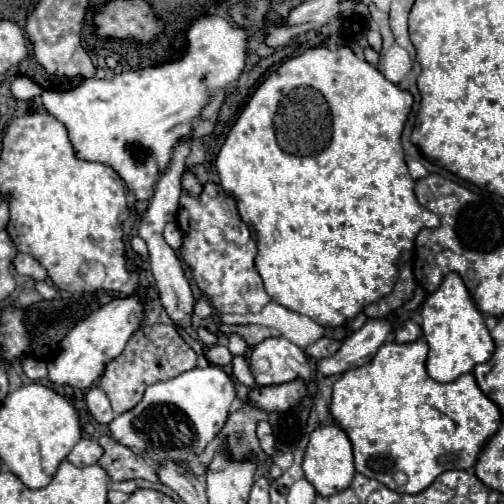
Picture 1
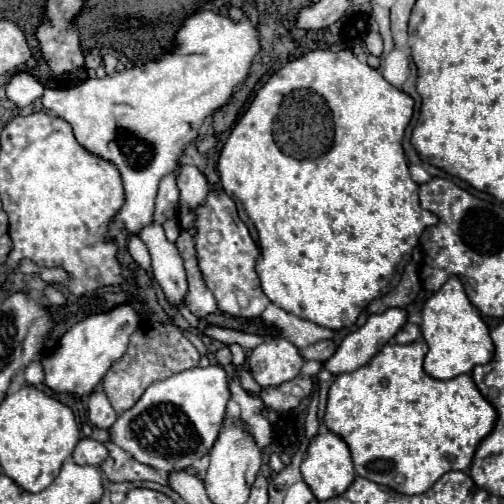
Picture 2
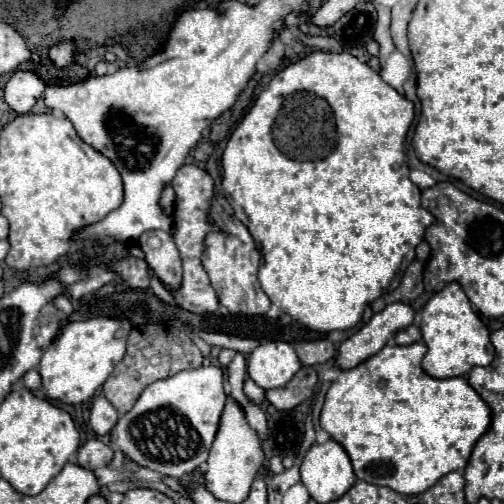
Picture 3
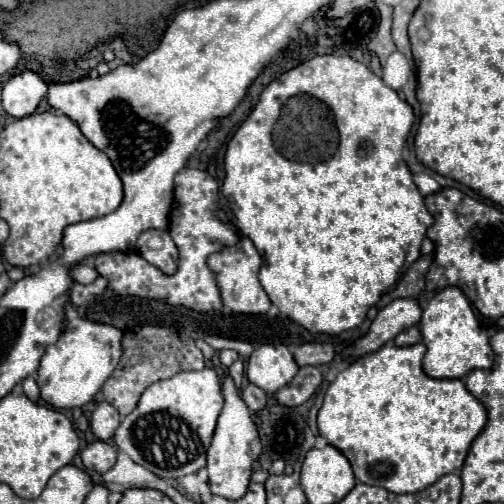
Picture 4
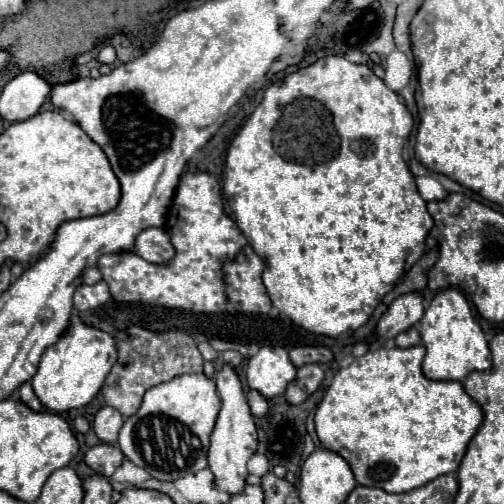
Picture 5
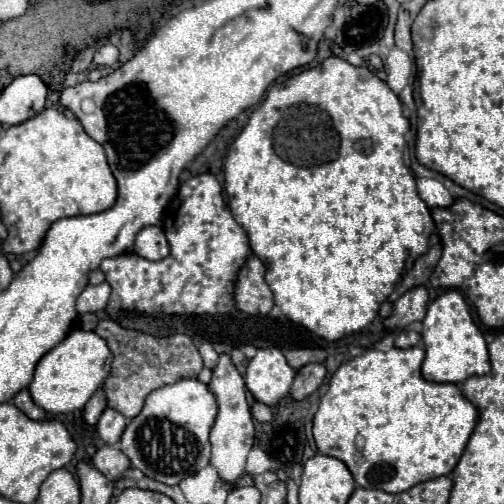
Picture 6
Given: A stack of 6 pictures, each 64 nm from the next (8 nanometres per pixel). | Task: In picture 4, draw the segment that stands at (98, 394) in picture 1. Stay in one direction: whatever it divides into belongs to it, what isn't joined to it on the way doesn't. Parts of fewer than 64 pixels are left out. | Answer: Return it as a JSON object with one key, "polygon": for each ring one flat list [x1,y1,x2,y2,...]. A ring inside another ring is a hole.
{"polygon":[[100,402,90,418,90,428,98,440,110,440,120,426,120,414,108,402]]}

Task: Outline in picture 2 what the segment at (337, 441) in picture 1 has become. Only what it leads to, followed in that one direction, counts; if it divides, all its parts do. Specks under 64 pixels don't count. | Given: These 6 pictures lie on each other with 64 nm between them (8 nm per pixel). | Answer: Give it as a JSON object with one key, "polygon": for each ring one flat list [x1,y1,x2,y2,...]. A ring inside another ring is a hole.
{"polygon":[[326,432,324,436,314,436,310,442,310,448,304,456,304,462,300,466,302,478,308,484,308,488,312,490,312,494,318,500,328,500,332,496,340,496,348,490,348,486,352,484,352,480,356,478,354,472,354,464,352,464,352,456,350,450,346,446,344,440,340,440,340,436]]}

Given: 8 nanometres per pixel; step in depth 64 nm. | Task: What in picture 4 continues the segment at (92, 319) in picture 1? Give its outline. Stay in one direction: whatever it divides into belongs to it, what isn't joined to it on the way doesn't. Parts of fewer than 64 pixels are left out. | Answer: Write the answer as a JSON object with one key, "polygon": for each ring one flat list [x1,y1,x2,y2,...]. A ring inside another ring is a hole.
{"polygon":[[71,302,65,306,65,319,64,332,60,334,58,342,46,348,36,376,40,396,52,408,76,408,88,404,112,374,122,356,122,330,108,324,84,320]]}

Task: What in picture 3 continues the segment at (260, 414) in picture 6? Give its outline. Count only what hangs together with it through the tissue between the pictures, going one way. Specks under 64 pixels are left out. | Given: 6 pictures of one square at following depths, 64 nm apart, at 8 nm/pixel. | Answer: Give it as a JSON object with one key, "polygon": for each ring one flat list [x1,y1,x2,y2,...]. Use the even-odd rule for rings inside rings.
{"polygon":[[246,378,246,382,244,382,244,394,252,404,262,404,264,402,264,390,258,384,254,384,250,378]]}

